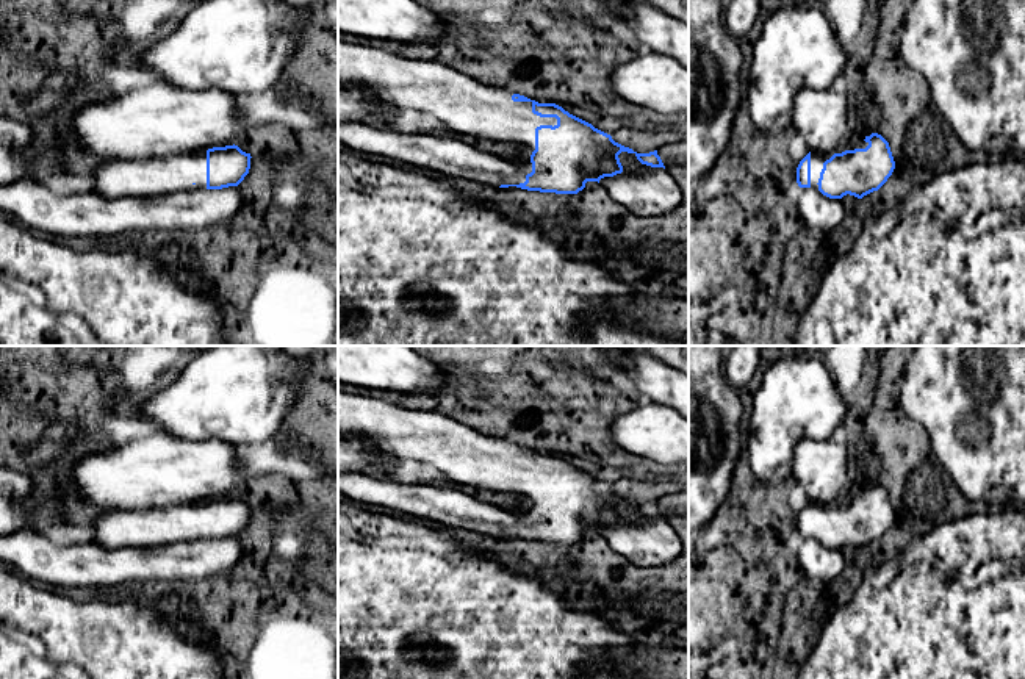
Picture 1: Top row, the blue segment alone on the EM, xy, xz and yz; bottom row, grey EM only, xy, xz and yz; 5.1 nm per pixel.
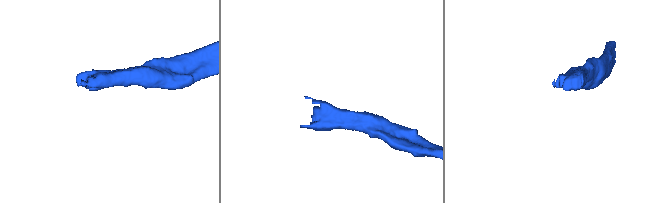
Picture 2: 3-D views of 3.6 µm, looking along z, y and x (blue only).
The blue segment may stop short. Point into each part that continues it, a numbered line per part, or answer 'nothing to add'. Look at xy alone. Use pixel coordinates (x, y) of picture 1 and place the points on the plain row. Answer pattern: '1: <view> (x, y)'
1: xy (115, 529)

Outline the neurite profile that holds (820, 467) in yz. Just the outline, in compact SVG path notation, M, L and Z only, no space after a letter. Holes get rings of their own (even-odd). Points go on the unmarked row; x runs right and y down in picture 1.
M840 424L826 440L801 440L792 454L790 479L803 487L809 502L836 504L848 472L847 430Z

